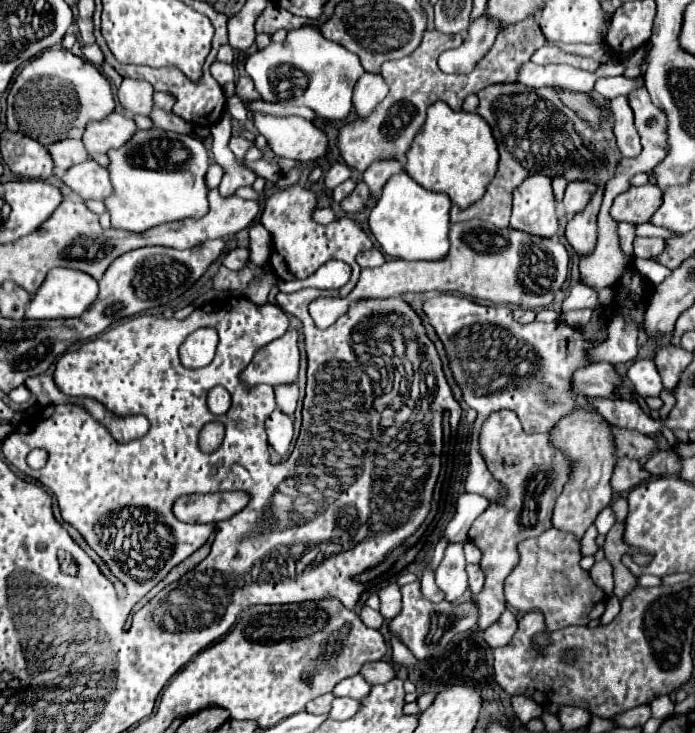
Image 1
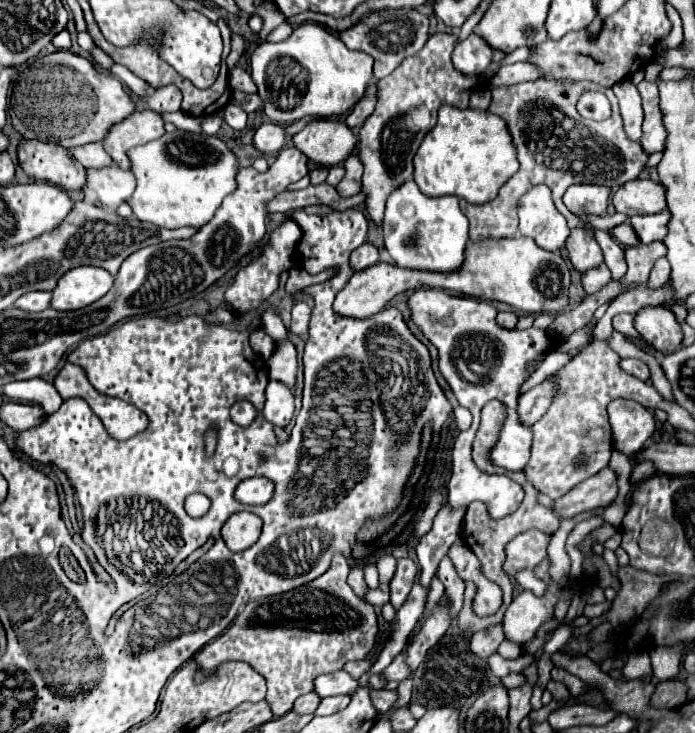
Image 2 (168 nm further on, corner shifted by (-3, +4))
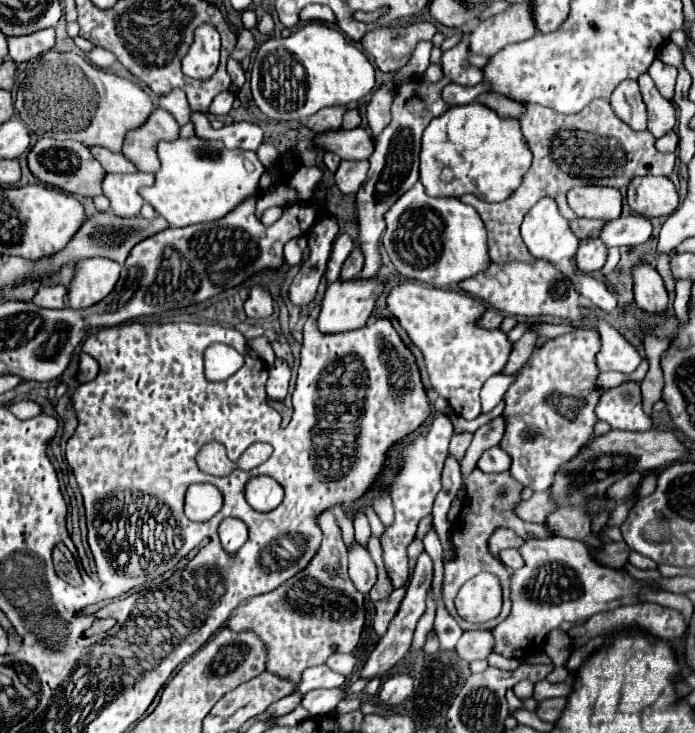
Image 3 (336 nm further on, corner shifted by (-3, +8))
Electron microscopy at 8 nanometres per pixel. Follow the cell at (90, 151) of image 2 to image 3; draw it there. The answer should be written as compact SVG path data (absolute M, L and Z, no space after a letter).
M90 148L94 152L94 158L104 166L106 172L118 172L118 174L126 174L126 172L138 172L138 168L134 166L134 162L130 162L124 154L114 154L106 148Z

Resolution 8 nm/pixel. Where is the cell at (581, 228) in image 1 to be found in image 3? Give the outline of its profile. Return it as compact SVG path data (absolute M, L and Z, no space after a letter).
M598 238L582 240L576 252L576 266L582 272L596 272L602 270L606 262L606 246Z

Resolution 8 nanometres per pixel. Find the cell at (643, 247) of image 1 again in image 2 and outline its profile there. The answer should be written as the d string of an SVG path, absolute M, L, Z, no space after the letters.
M624 222L624 224L616 226L616 228L612 228L612 234L616 236L616 240L618 240L622 246L638 246L638 244L640 244L640 238L638 238L638 234L634 232L634 228L632 228L630 222Z

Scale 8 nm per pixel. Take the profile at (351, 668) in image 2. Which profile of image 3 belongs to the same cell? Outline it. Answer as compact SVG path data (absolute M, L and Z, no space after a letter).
M332 654L326 660L326 666L332 668L334 672L340 672L340 674L348 676L348 674L352 674L352 670L356 666L356 658L352 654Z

